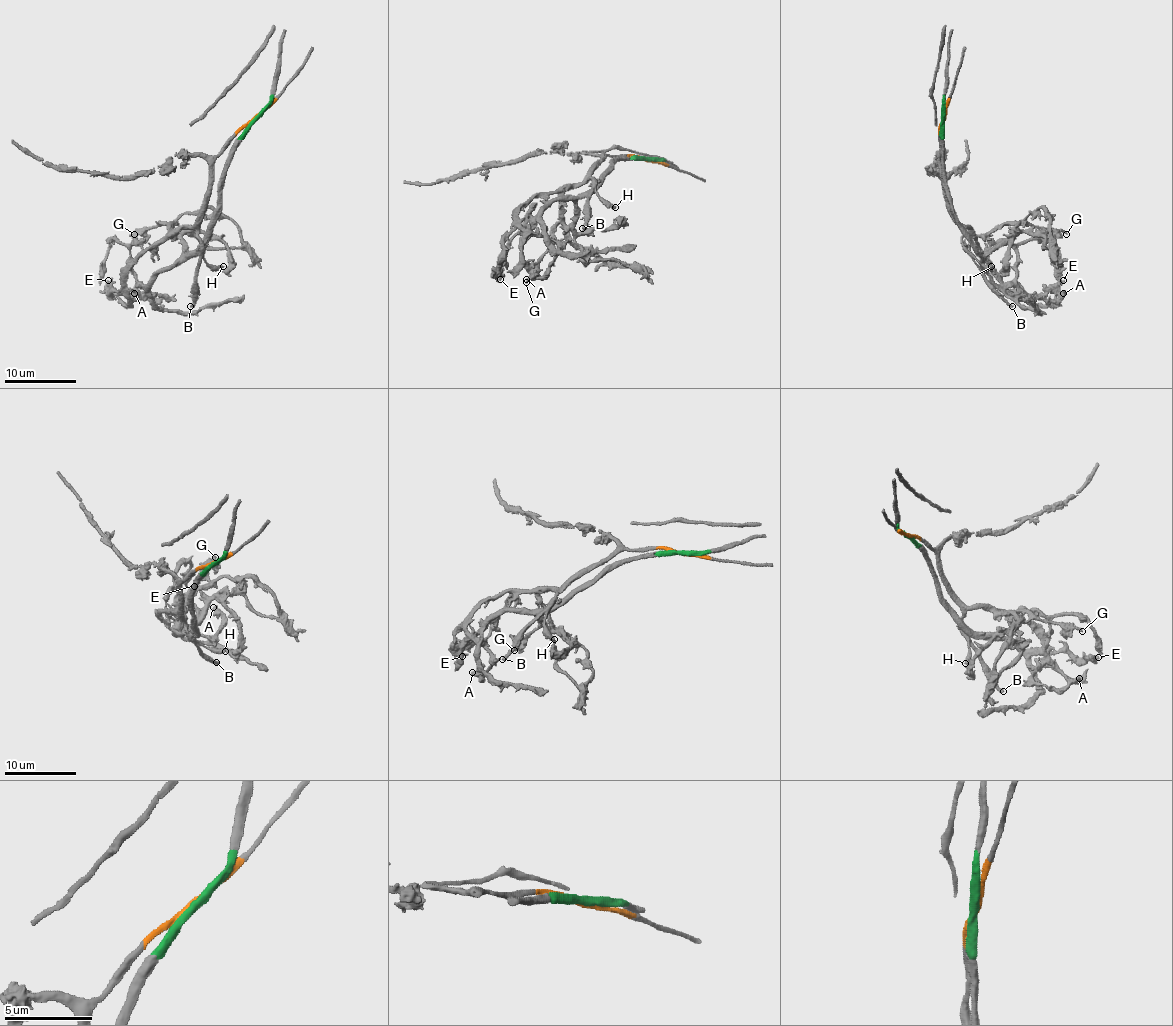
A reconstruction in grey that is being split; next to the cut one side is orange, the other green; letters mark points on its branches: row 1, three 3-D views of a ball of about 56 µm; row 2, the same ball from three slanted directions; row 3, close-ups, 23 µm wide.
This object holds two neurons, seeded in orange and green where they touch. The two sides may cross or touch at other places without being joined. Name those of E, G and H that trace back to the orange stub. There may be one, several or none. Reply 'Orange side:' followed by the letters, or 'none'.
Orange side: E, G, H

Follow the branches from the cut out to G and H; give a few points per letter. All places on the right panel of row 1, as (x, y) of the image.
G: (943, 117), (941, 189), (947, 208), (963, 226), (988, 235), (1011, 223), (1029, 223), (1067, 233)
H: (943, 117), (940, 128), (941, 189), (952, 221), (963, 232), (961, 246), (983, 266), (992, 266)

